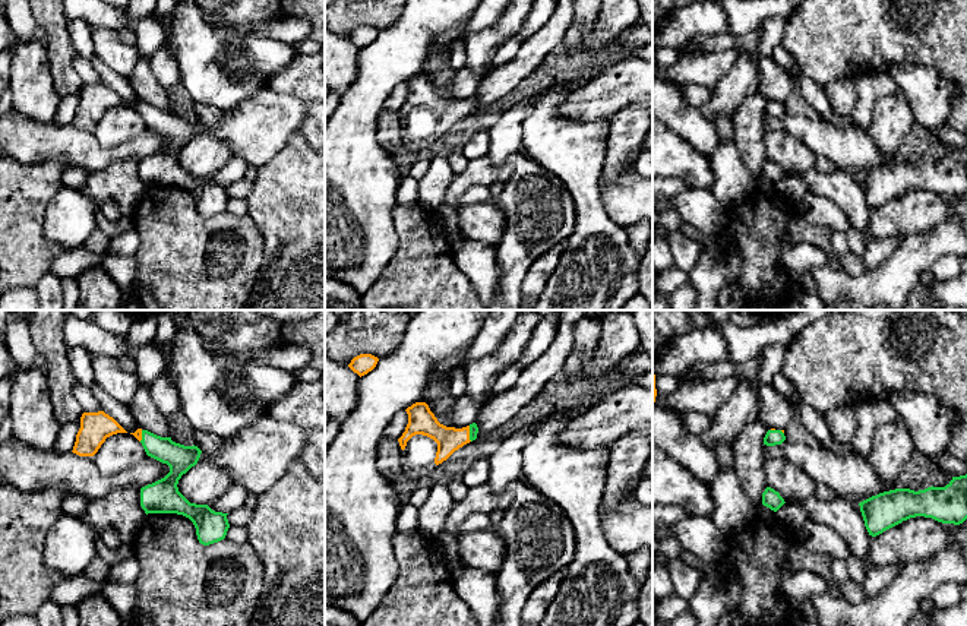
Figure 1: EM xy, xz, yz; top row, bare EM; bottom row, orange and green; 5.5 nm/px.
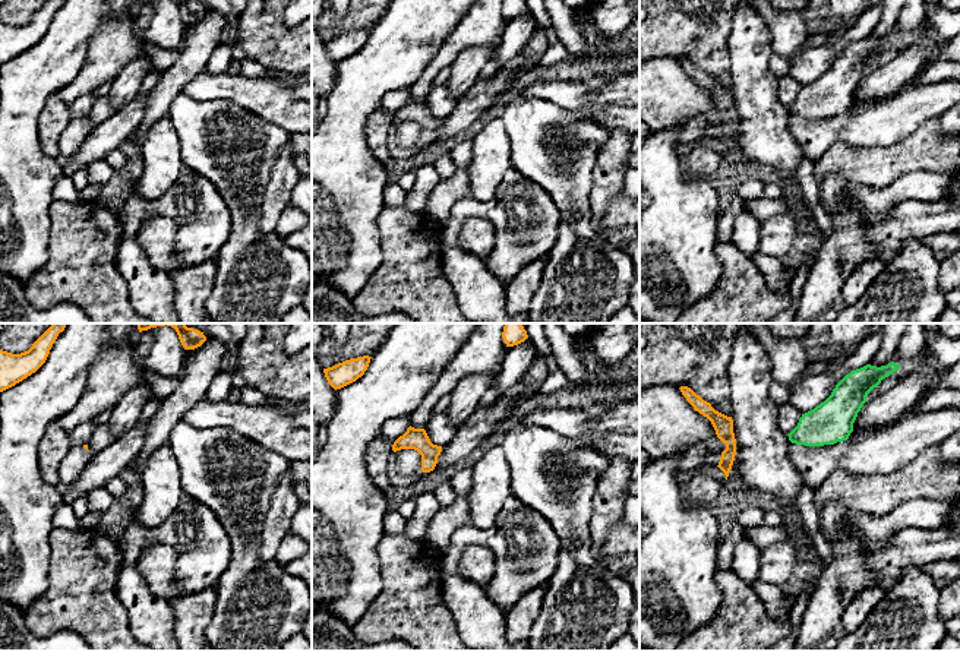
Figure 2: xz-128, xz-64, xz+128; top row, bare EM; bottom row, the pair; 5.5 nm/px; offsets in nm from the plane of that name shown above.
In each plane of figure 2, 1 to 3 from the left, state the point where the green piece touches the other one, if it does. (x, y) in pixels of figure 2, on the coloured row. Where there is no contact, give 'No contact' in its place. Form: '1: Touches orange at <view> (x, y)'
1: No contact
2: No contact
3: No contact

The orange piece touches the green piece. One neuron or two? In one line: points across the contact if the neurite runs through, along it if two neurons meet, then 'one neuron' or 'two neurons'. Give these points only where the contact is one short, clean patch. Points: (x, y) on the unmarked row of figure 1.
runs through xz (449, 111), (468, 106), (473, 100); one neuron

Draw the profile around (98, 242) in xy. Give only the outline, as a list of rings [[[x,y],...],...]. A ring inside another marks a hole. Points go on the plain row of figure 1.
[[[95,228],[86,238],[82,249],[86,249],[98,256],[104,256],[108,250],[111,238],[99,228]]]

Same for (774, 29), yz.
[[[774,16],[767,20],[762,28],[762,34],[758,45],[753,50],[756,59],[771,57],[772,50],[781,44],[786,34],[787,19],[783,16]]]

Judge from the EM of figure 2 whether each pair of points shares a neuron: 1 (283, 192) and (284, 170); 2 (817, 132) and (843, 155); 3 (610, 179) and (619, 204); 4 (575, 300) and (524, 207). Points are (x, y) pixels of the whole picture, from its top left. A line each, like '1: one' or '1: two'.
1: one
2: two
3: two
4: two

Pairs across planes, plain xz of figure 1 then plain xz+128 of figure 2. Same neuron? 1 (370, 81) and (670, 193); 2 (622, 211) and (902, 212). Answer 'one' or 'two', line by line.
1: one
2: one

